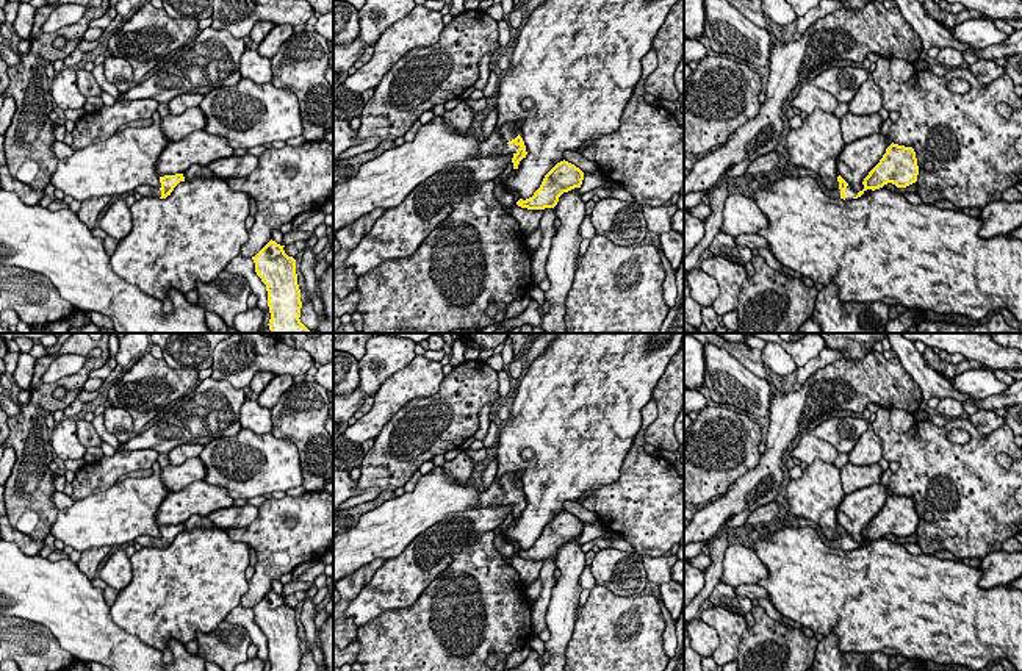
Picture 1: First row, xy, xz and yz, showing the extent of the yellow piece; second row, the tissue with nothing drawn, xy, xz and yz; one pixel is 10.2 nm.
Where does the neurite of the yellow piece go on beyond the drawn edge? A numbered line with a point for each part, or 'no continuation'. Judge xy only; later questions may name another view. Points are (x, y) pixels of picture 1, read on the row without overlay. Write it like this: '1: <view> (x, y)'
1: xy (146, 541)

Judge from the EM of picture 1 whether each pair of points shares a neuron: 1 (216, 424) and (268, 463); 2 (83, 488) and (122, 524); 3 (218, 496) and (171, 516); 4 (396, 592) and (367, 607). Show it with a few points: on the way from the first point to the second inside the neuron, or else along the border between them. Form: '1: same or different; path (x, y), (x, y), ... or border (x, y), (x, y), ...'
1: different; border (241, 427), (233, 435), (216, 437), (204, 446)
2: different; border (124, 477), (105, 490), (74, 502)
3: same; path (207, 498), (193, 499), (182, 505)
4: same; path (388, 593), (374, 599)

